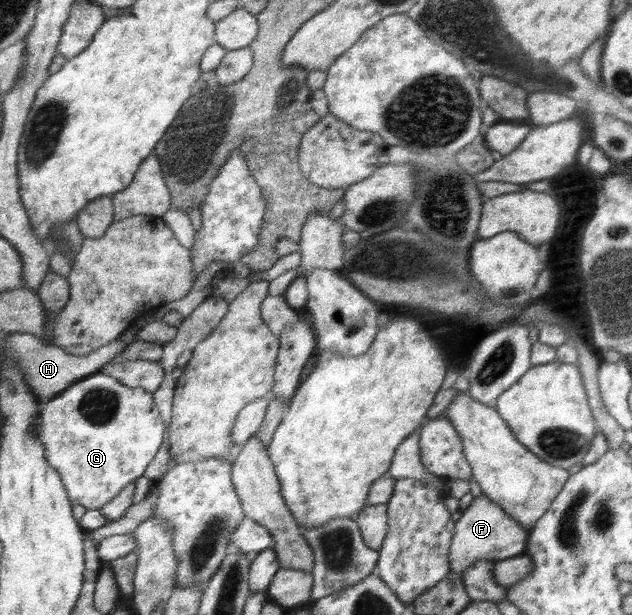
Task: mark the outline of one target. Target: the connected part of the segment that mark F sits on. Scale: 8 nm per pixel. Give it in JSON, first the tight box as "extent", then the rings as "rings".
{"extent":[449,494,529,575],"rings":[[[485,494],[473,497],[455,522],[449,559],[450,569],[462,575],[477,560],[504,560],[522,555],[526,549],[529,530],[508,516],[499,504],[493,503]]]}

